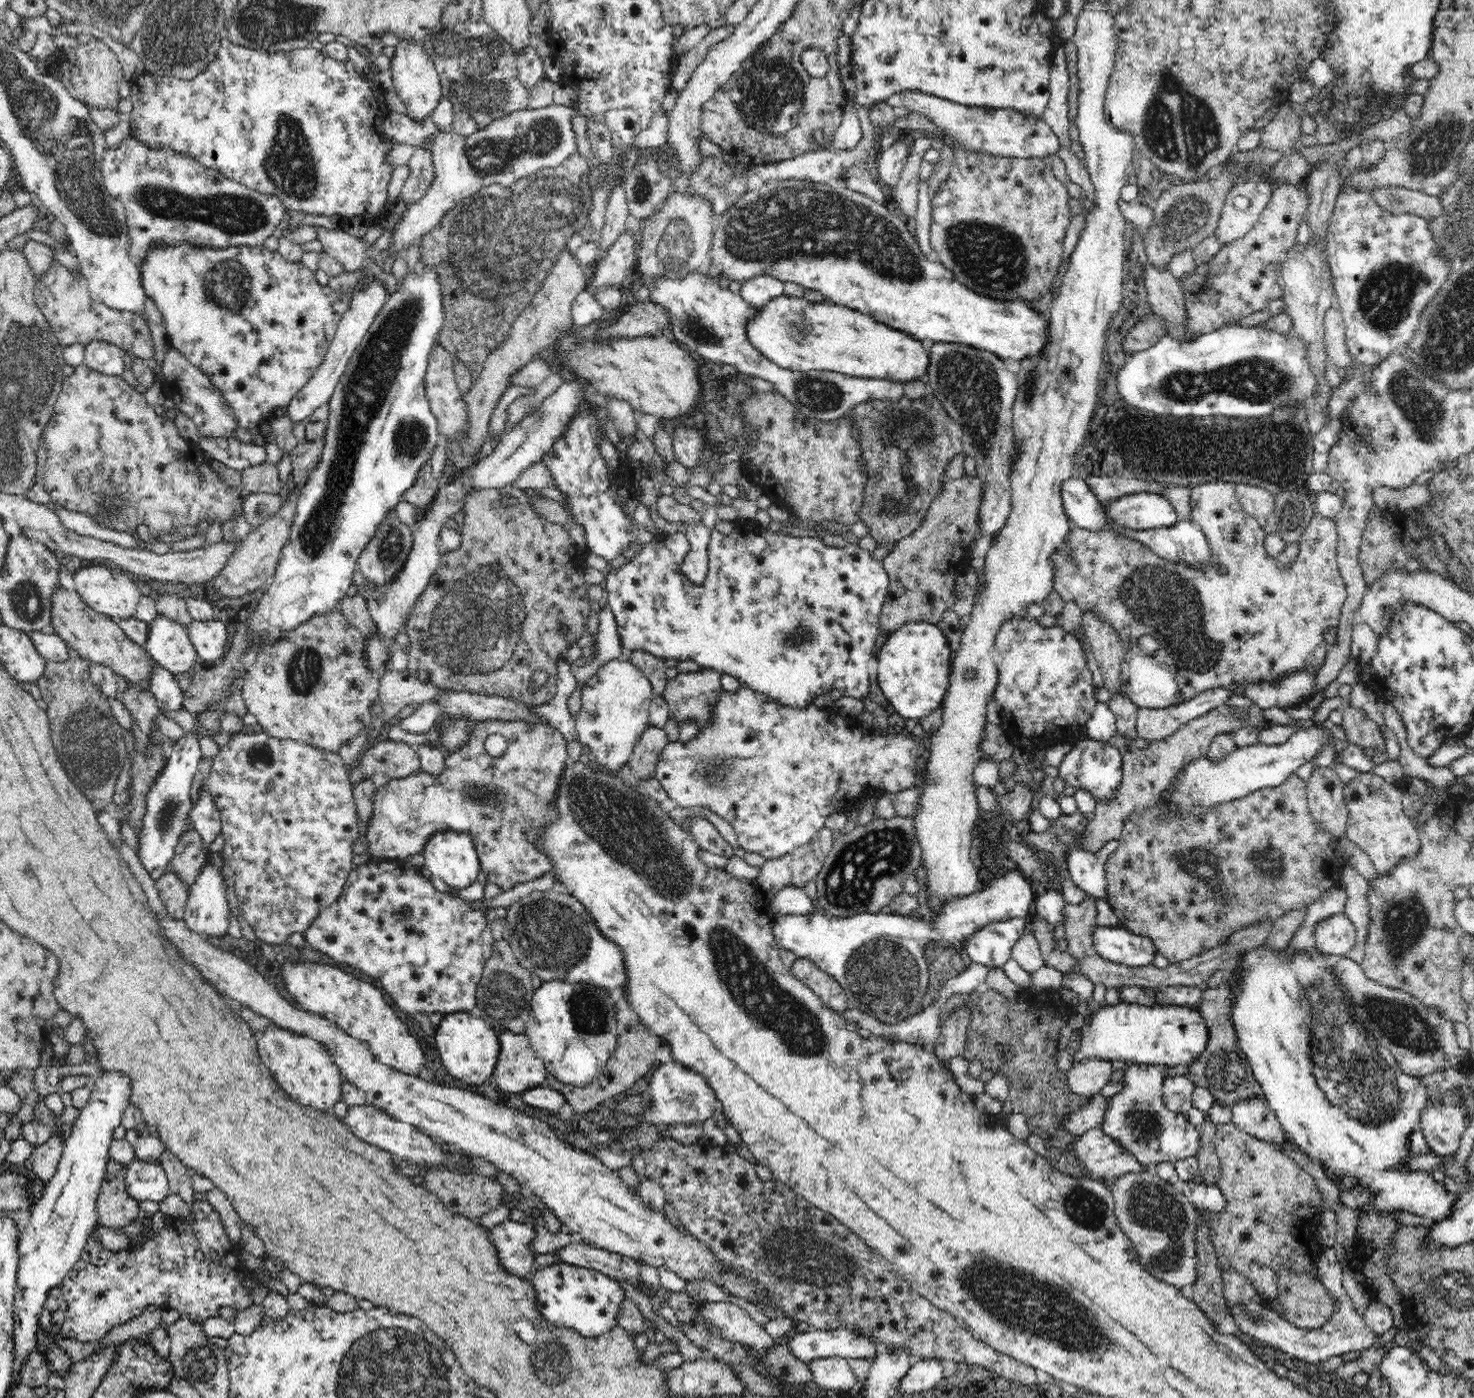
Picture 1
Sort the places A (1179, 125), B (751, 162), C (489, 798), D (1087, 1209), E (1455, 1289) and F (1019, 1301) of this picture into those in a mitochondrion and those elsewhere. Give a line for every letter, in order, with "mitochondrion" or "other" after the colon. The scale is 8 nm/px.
A: mitochondrion
B: other
C: mitochondrion
D: mitochondrion
E: mitochondrion
F: mitochondrion

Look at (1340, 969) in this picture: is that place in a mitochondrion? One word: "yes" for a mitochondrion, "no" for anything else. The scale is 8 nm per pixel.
yes

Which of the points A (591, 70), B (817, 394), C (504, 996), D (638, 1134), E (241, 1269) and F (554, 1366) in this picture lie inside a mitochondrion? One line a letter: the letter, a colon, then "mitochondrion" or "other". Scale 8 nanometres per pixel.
A: other
B: mitochondrion
C: mitochondrion
D: mitochondrion
E: other
F: mitochondrion

